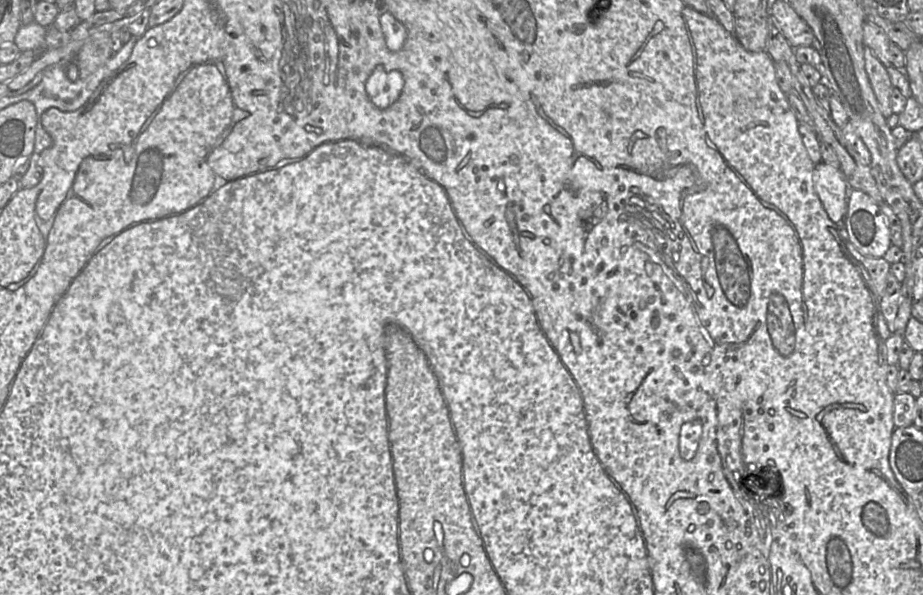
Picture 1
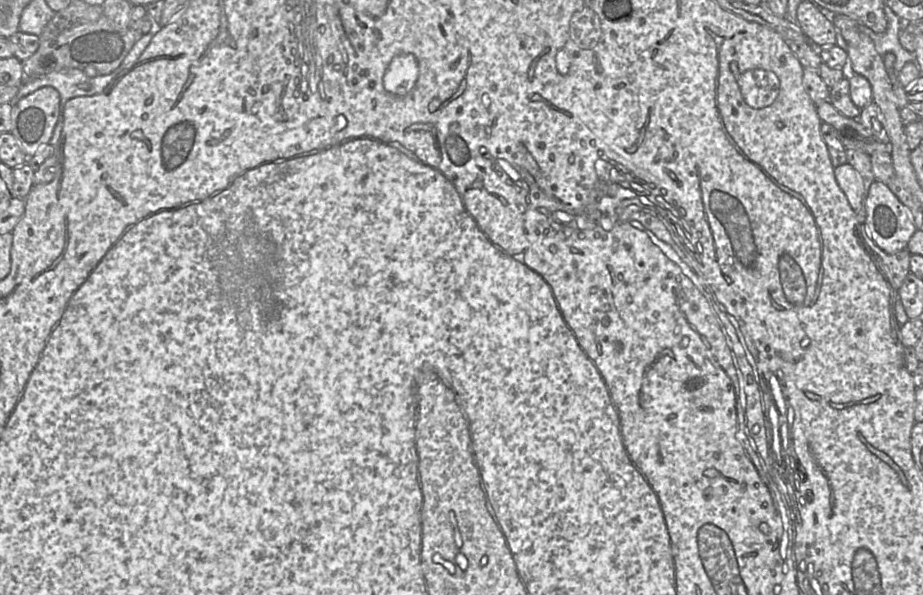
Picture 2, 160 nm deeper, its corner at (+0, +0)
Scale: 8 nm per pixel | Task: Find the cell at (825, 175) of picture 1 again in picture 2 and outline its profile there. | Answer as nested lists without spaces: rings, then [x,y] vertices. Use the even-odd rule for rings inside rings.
[[[844,164],[834,168],[834,175],[850,206],[857,213],[860,223],[863,224],[865,220],[864,200],[867,190],[861,173],[855,167]]]

